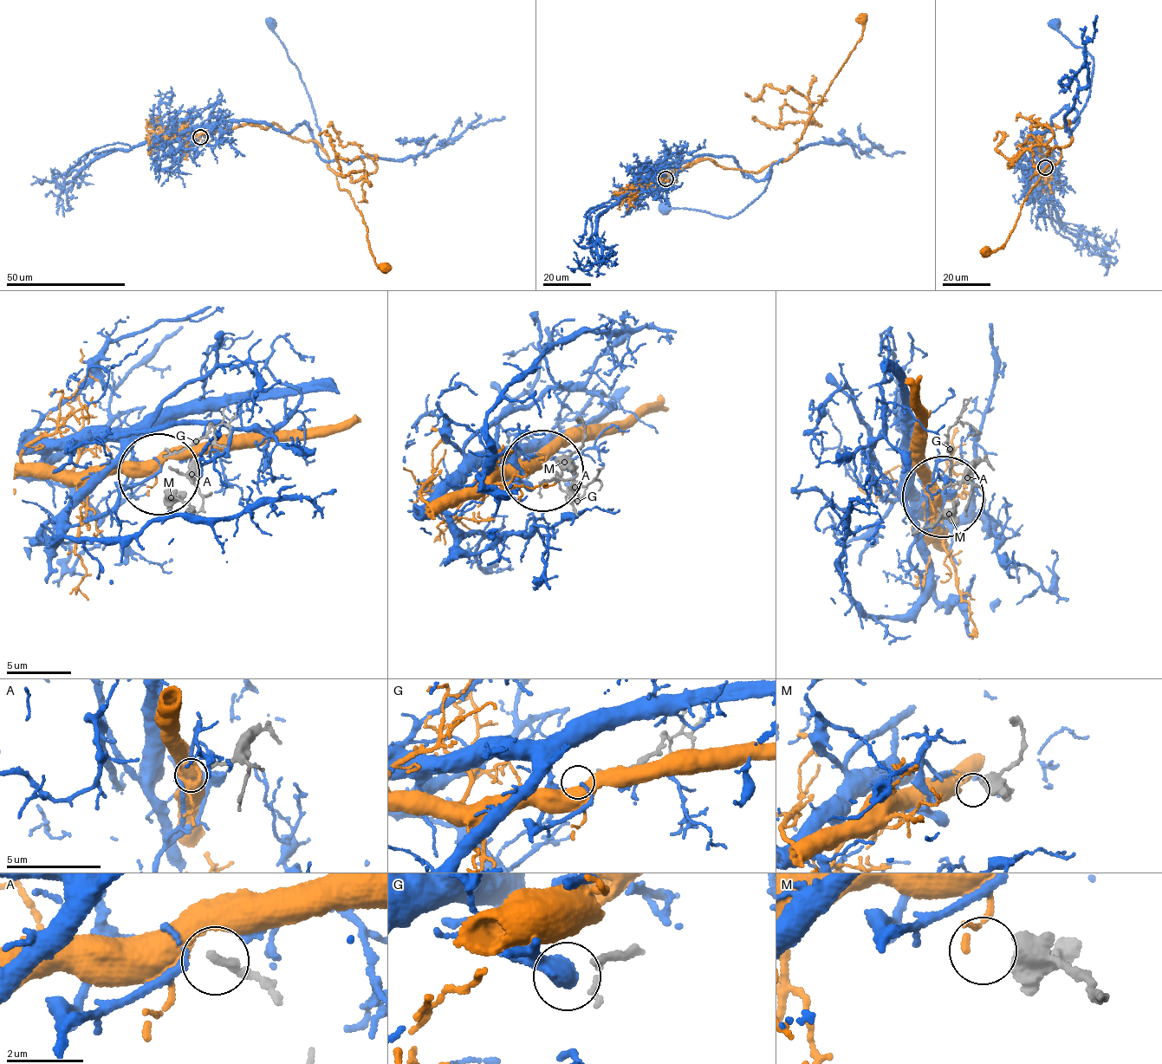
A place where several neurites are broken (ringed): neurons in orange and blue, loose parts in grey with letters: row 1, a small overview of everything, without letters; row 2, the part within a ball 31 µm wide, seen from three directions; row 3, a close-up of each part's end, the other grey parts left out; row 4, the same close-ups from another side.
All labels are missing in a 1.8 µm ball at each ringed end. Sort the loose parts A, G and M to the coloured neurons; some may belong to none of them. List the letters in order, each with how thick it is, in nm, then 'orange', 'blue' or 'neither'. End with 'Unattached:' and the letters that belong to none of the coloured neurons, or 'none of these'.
A: calibre 220 nm; neither
G: calibre 140 nm; blue
M: calibre 460 nm; neither
Unattached: A, M

